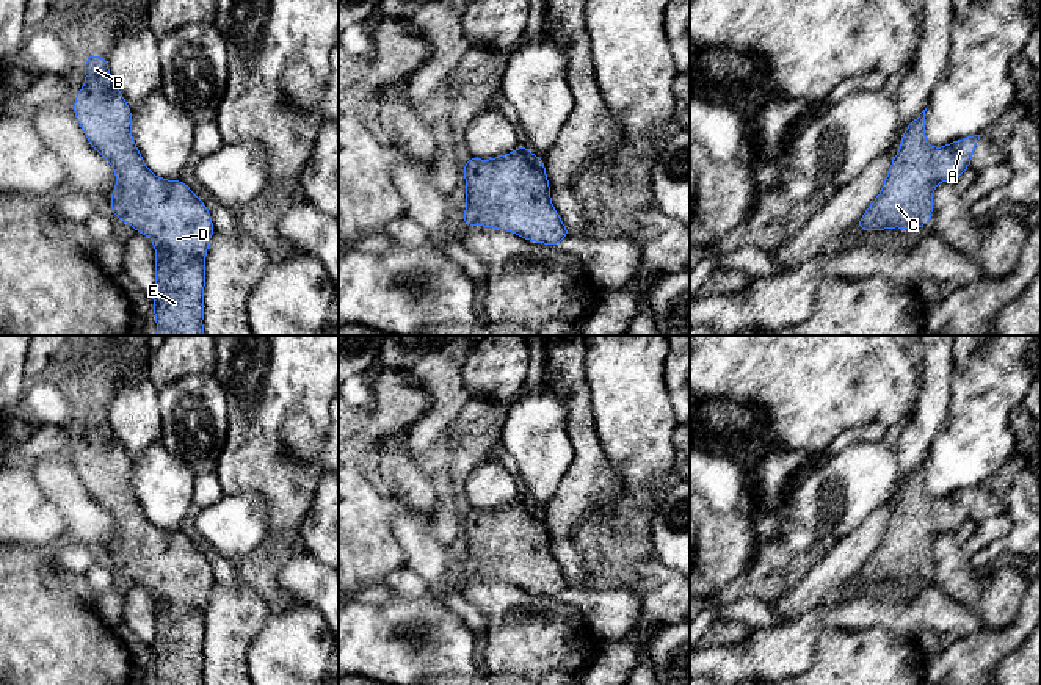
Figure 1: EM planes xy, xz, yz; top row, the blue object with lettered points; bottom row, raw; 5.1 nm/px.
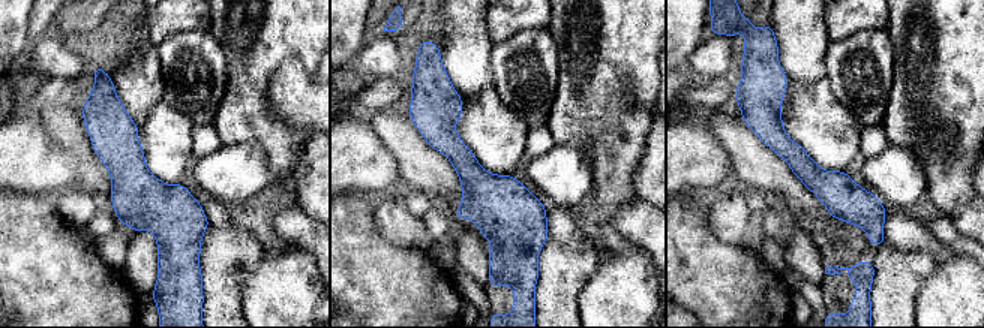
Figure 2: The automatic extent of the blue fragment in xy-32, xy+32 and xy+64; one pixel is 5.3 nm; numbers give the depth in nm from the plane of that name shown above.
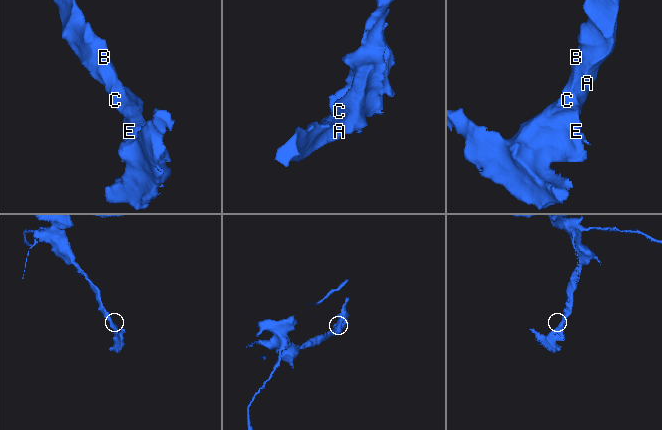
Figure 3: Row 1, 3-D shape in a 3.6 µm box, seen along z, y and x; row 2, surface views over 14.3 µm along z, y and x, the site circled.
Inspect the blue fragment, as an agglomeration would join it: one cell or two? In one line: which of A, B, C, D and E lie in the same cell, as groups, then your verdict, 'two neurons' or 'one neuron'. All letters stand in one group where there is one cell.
groups A B C D E; one neuron

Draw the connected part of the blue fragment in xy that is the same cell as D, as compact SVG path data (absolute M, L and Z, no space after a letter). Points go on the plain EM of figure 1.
M88 406L85 436L74 451L74 466L89 495L113 517L116 538L111 564L147 586L155 599L155 685L205 685L204 640L205 607L215 577L205 555L182 531L166 531L151 524L132 489L132 461L111 429L108 412Z

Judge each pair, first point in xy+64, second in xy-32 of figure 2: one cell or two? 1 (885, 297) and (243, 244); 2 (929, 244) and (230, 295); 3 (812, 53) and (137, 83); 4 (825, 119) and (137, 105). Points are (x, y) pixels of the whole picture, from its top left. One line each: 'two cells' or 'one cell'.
1: one cell
2: two cells
3: one cell
4: two cells

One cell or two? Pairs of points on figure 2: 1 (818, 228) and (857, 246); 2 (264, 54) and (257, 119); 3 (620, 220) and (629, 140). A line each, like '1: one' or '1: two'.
1: one
2: one
3: two

